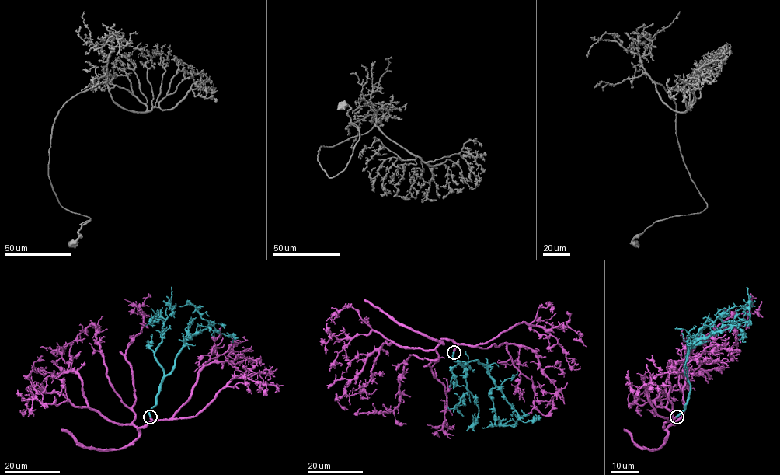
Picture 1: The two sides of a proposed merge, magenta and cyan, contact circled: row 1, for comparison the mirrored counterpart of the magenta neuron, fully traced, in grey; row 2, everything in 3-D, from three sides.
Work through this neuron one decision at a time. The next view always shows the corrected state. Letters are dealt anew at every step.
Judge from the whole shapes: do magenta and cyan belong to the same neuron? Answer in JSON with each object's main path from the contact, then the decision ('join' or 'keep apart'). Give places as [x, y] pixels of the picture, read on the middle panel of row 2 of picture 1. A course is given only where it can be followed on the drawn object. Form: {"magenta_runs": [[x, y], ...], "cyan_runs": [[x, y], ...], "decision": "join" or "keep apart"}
{"magenta_runs": [[454, 352], [451, 340], [443, 339], [437, 358], [410, 355], [396, 406], [383, 413], [356, 413], [360, 408]], "cyan_runs": [[454, 352], [453, 358], [462, 365], [475, 360], [483, 364], [493, 383], [517, 413], [514, 424], [482, 427]], "decision": "join"}

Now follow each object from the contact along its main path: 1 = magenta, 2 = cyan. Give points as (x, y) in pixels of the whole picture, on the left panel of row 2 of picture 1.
1: (150, 417), (137, 428), (132, 424), (134, 413), (107, 375), (93, 324), (57, 349), (57, 356)
2: (150, 417), (161, 381), (171, 371), (184, 342), (214, 324), (203, 319), (192, 304), (179, 305)

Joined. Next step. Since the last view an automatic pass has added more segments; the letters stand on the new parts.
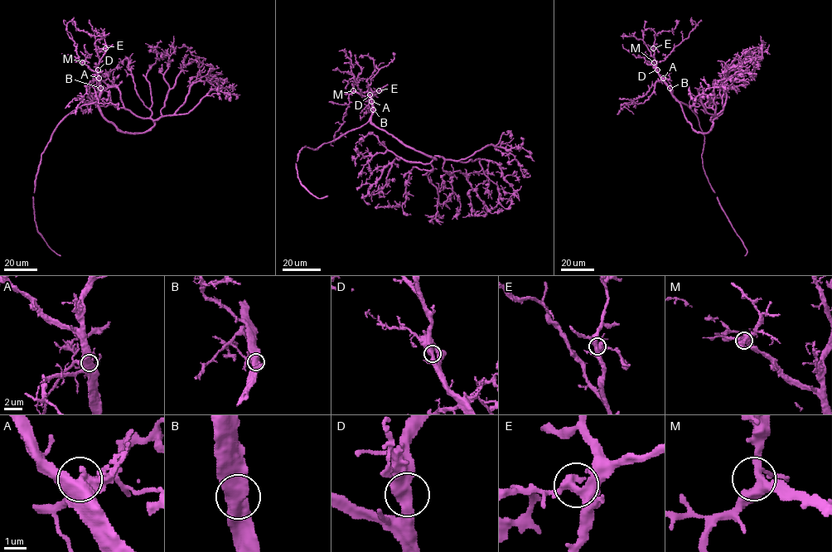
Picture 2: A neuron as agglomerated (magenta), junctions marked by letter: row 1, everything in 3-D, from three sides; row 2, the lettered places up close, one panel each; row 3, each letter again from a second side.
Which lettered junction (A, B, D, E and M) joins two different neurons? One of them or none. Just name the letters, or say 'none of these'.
none of these

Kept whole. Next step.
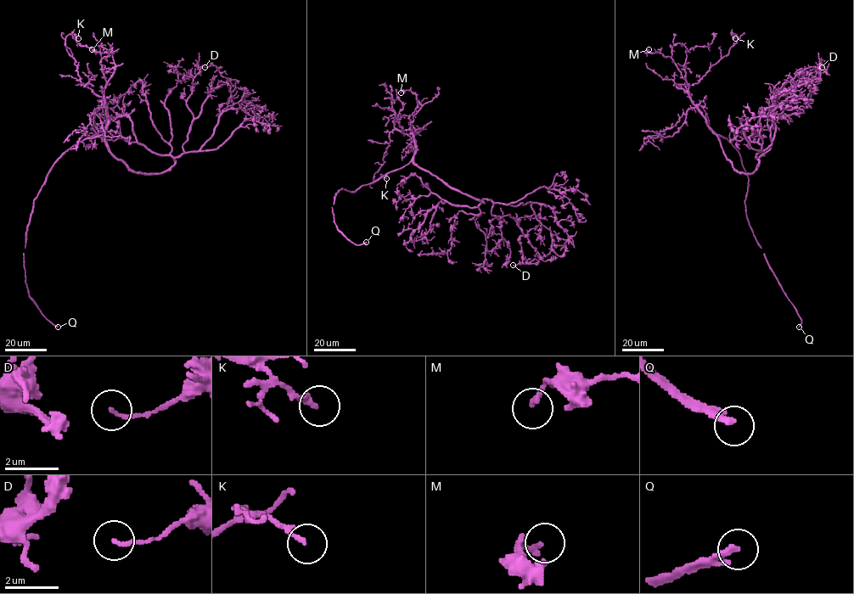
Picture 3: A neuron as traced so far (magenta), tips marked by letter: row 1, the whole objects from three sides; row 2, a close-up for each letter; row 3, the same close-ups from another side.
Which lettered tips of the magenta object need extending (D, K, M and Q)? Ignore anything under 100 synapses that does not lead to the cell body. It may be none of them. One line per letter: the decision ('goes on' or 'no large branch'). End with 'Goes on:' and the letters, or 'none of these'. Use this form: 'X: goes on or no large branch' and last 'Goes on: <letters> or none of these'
D: no large branch
K: no large branch
M: no large branch
Q: goes on
Goes on: Q

